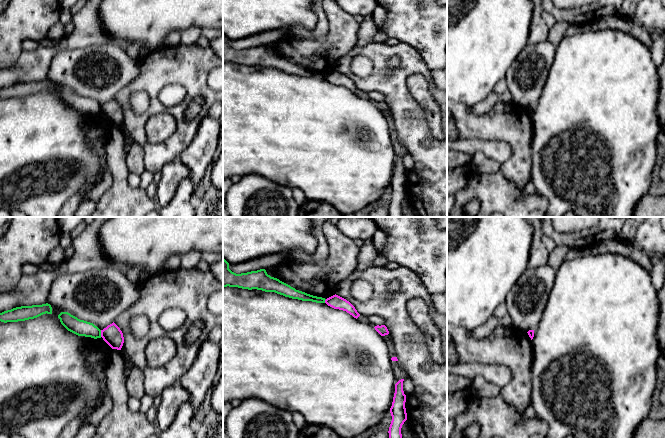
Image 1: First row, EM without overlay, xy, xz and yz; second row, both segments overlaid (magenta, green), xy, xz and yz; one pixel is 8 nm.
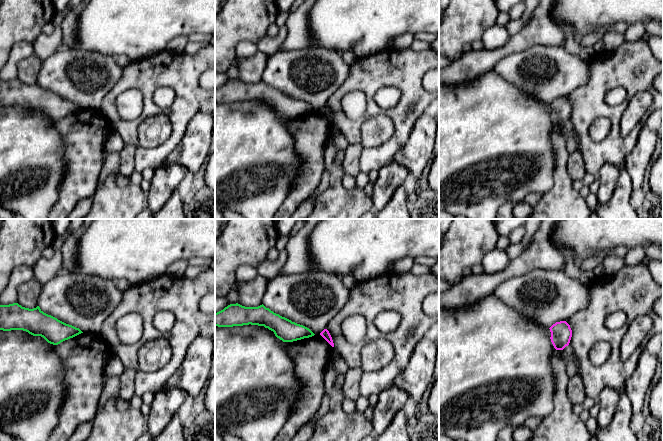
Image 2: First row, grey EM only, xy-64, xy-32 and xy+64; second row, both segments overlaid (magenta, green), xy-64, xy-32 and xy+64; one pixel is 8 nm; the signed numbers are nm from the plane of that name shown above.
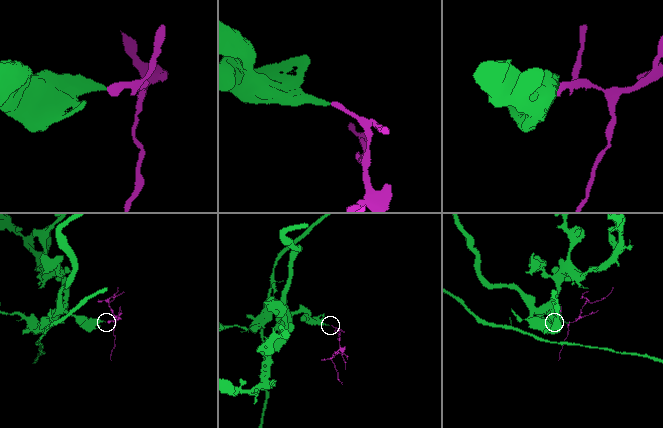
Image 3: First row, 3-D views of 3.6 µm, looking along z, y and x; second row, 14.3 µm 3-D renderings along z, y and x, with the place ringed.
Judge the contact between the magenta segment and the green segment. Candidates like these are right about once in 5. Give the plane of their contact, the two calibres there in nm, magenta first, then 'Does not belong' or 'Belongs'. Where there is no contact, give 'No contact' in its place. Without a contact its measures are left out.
Touches magenta in xy. Thickness 160 nm (magenta) against 130 nm. Does not belong

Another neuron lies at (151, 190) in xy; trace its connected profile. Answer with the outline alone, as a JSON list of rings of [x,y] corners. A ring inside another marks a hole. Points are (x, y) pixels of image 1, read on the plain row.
[[[152,182],[147,188],[146,192],[149,198],[154,200],[155,202],[157,201],[157,185]]]

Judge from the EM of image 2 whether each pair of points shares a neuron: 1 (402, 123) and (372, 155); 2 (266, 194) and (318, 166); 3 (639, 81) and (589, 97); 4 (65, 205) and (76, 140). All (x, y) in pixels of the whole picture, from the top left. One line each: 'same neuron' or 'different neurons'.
1: same neuron
2: different neurons
3: same neuron
4: same neuron

